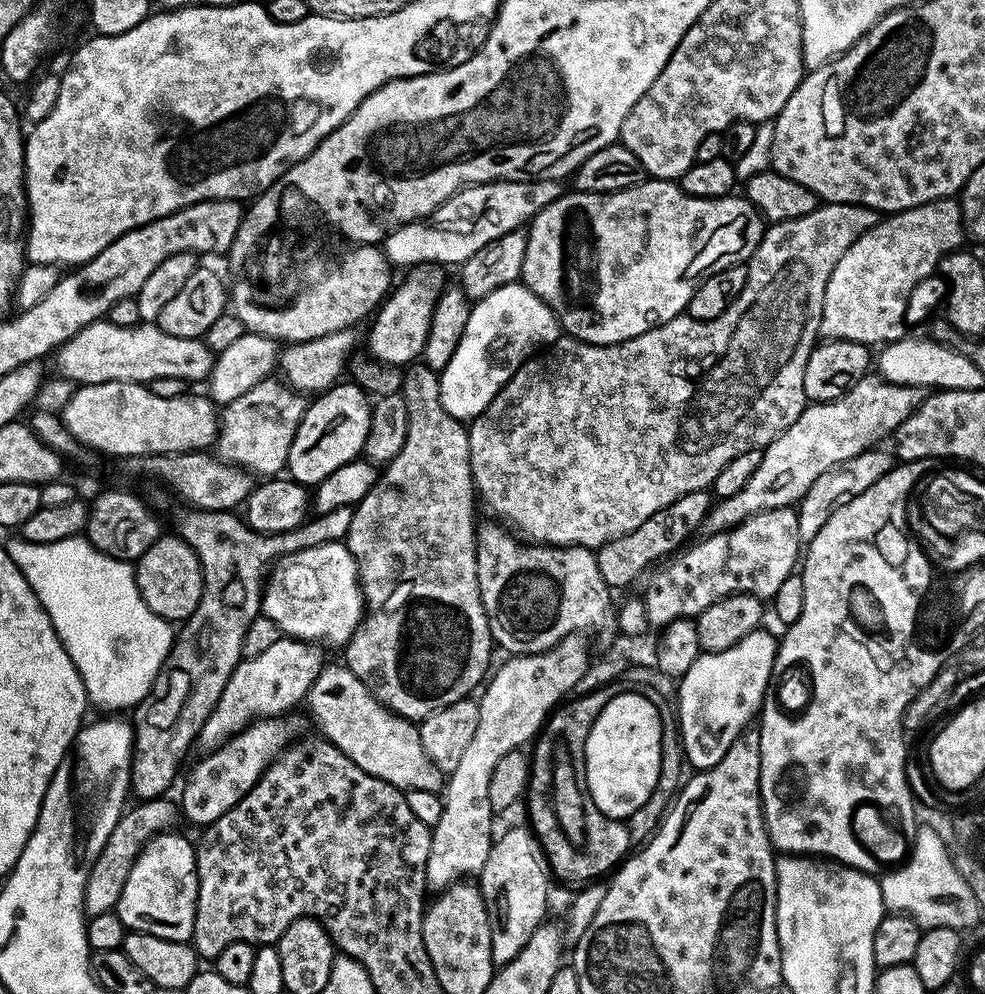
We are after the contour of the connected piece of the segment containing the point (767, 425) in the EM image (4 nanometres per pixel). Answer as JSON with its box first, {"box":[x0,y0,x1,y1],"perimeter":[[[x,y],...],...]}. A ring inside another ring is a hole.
{"box":[467,203,882,549],"perimeter":[[[821,203],[810,214],[806,214],[802,218],[794,218],[787,220],[781,224],[772,224],[765,231],[764,236],[760,240],[759,246],[754,250],[752,257],[746,261],[748,265],[748,277],[746,278],[746,286],[742,286],[742,290],[738,294],[738,298],[731,306],[727,308],[723,314],[713,320],[696,320],[687,314],[681,314],[673,318],[670,322],[660,325],[658,328],[646,330],[646,334],[638,334],[634,338],[630,338],[621,344],[584,344],[580,340],[571,338],[561,338],[555,344],[547,345],[543,350],[537,351],[535,354],[525,360],[524,365],[516,371],[504,384],[499,394],[490,402],[490,406],[486,406],[486,410],[481,416],[476,417],[467,425],[468,429],[468,449],[470,450],[470,466],[472,467],[472,483],[475,491],[484,500],[488,500],[488,504],[496,512],[501,512],[504,516],[509,516],[522,531],[525,532],[529,541],[535,542],[541,546],[579,546],[581,548],[598,549],[602,547],[607,540],[618,538],[622,534],[630,534],[634,530],[638,530],[638,526],[642,526],[642,522],[646,522],[646,518],[650,518],[654,514],[658,514],[658,510],[662,510],[666,506],[670,506],[678,498],[682,498],[691,492],[705,491],[713,482],[714,478],[718,478],[718,474],[722,470],[722,466],[726,466],[726,462],[730,462],[730,458],[738,458],[738,454],[746,454],[755,448],[763,449],[772,441],[779,438],[783,432],[790,426],[794,426],[794,422],[798,422],[798,418],[802,415],[806,407],[806,397],[804,395],[804,375],[806,374],[806,362],[808,360],[796,360],[796,358],[786,358],[768,378],[766,384],[756,384],[756,394],[752,394],[750,402],[756,408],[754,410],[754,420],[748,418],[740,424],[740,430],[726,428],[722,434],[716,436],[716,440],[710,444],[712,450],[708,452],[690,452],[686,450],[688,440],[678,432],[678,426],[682,428],[682,432],[694,432],[696,428],[700,428],[698,424],[698,416],[696,416],[696,402],[698,396],[704,388],[704,384],[708,382],[708,354],[716,354],[718,352],[718,366],[726,360],[728,356],[728,348],[730,348],[730,332],[736,326],[740,314],[750,306],[750,302],[756,298],[756,292],[772,278],[778,276],[776,270],[782,264],[794,264],[794,262],[786,262],[788,258],[794,258],[798,254],[798,258],[806,258],[812,260],[814,276],[822,278],[822,284],[826,284],[830,278],[830,274],[834,274],[834,266],[838,266],[838,261],[842,259],[842,254],[846,254],[846,250],[850,246],[854,246],[854,242],[858,242],[858,238],[862,238],[862,234],[866,234],[866,230],[870,230],[874,225],[880,223],[882,219],[881,213],[875,212],[872,208],[867,208],[861,204],[829,204]]]}

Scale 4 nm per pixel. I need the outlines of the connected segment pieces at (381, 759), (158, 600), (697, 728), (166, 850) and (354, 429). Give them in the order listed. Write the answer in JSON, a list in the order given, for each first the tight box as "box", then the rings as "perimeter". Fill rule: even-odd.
[{"box":[306,663,445,793],"perimeter":[[[343,663],[321,668],[312,689],[306,693],[306,704],[312,707],[313,718],[324,731],[323,739],[342,750],[366,774],[401,790],[417,788],[439,793],[443,789],[445,773],[426,754],[419,727],[379,704],[367,686]]]},{"box":[135,534,204,622],"perimeter":[[[162,534],[135,561],[136,585],[150,610],[169,622],[190,619],[204,589],[204,572],[194,550],[179,535]],[[177,620],[177,621],[176,621]]]},{"box":[678,630,778,770],"perimeter":[[[757,630],[746,634],[730,650],[721,652],[701,651],[699,658],[679,677],[680,704],[678,700],[678,723],[680,739],[684,741],[684,755],[693,769],[703,770],[722,762],[722,754],[730,750],[732,743],[737,740],[749,727],[752,719],[757,719],[762,705],[765,703],[764,692],[768,688],[768,680],[772,676],[772,667],[776,665],[778,655],[777,637],[772,637],[765,630]]]},{"box":[114,830,198,942],"perimeter":[[[169,830],[152,837],[138,854],[114,911],[125,929],[188,942],[194,930],[197,898],[198,878],[193,841],[179,836],[176,830]]]},{"box":[286,382,372,485],"perimeter":[[[337,382],[331,388],[319,393],[313,399],[316,401],[305,412],[303,409],[299,417],[286,465],[287,475],[297,484],[318,485],[327,476],[334,474],[338,466],[357,459],[364,451],[372,417],[370,397],[359,384],[344,383]]]}]

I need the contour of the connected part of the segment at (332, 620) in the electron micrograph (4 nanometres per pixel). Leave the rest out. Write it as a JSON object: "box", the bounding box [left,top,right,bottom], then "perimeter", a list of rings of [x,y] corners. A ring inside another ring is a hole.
{"box":[263,542,366,646],"perimeter":[[[344,542],[320,544],[317,548],[307,548],[295,555],[285,555],[275,561],[274,567],[263,585],[263,615],[271,618],[280,627],[281,633],[297,640],[323,642],[328,636],[336,636],[336,646],[347,645],[351,637],[348,632],[348,624],[352,624],[352,620],[362,619],[362,616],[357,614],[356,608],[363,612],[366,608],[364,600],[356,600],[356,595],[361,592],[360,584],[352,584],[352,579],[357,576],[356,560],[350,555],[348,545]],[[288,588],[296,588],[296,596],[292,596],[292,592],[288,592]],[[288,596],[292,596],[292,600],[296,600],[296,608],[284,608],[284,600],[288,600]]]}

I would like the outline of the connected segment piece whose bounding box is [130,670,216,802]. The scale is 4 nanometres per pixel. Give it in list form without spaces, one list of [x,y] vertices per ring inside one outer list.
[[[161,670],[146,698],[134,709],[134,747],[132,750],[132,782],[130,792],[137,801],[154,800],[165,795],[172,784],[180,759],[191,744],[197,743],[206,718],[214,710],[215,702],[208,694],[186,694],[176,690]]]

